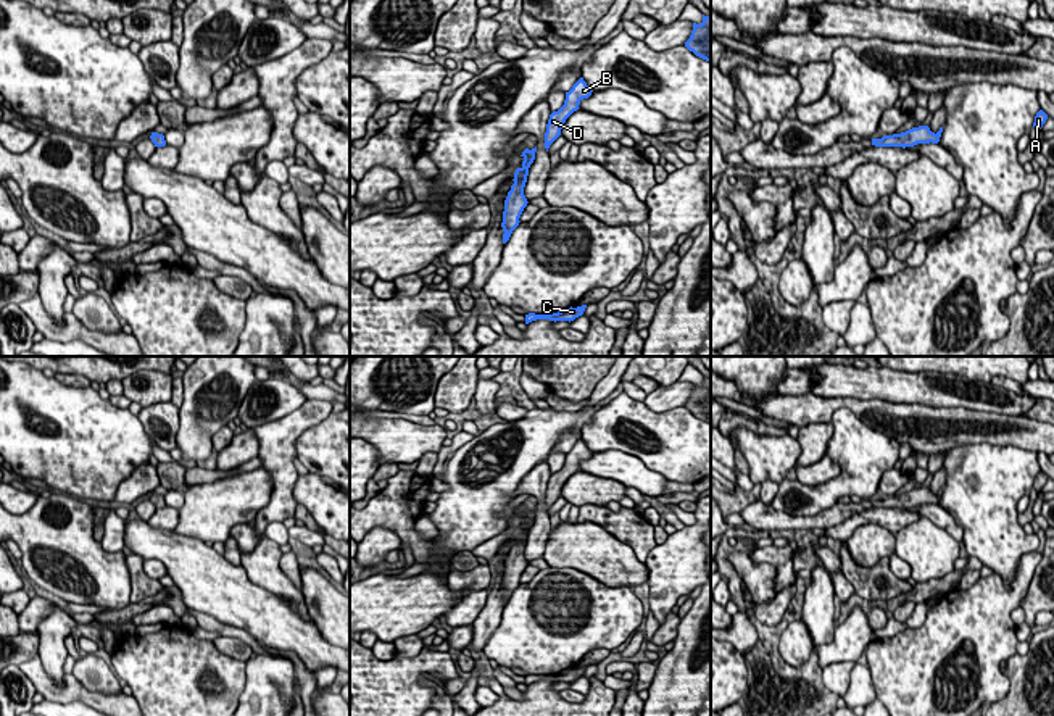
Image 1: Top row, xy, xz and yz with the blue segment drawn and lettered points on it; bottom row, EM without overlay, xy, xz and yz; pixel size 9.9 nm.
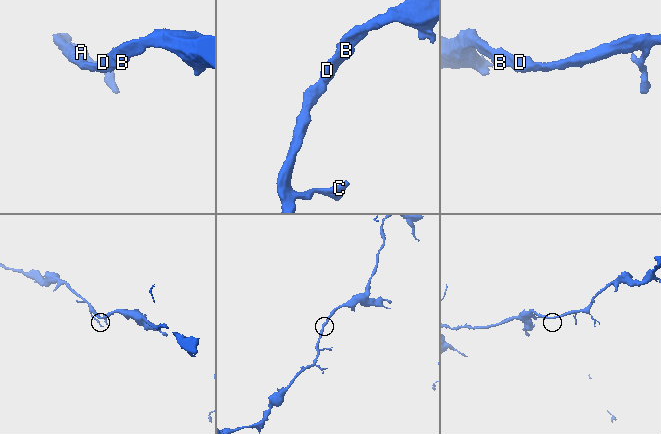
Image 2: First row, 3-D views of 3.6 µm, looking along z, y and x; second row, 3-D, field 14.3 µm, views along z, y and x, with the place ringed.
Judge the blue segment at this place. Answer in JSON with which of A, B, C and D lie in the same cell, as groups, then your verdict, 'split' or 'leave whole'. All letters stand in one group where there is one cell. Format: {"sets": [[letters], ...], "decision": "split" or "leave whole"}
{"sets": [["A", "B", "C", "D"]], "decision": "leave whole"}

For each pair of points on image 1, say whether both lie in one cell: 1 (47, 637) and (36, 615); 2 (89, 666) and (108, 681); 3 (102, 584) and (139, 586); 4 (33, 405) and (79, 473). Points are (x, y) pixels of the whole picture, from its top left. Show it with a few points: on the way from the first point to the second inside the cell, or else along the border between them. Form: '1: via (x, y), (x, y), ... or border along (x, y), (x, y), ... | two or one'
1: border along (62, 608), (55, 607), (34, 631) | two
2: via (94, 671), (103, 679) | one
3: border along (124, 555), (131, 602) | two
4: via (50, 418), (79, 447), (79, 455) | one

